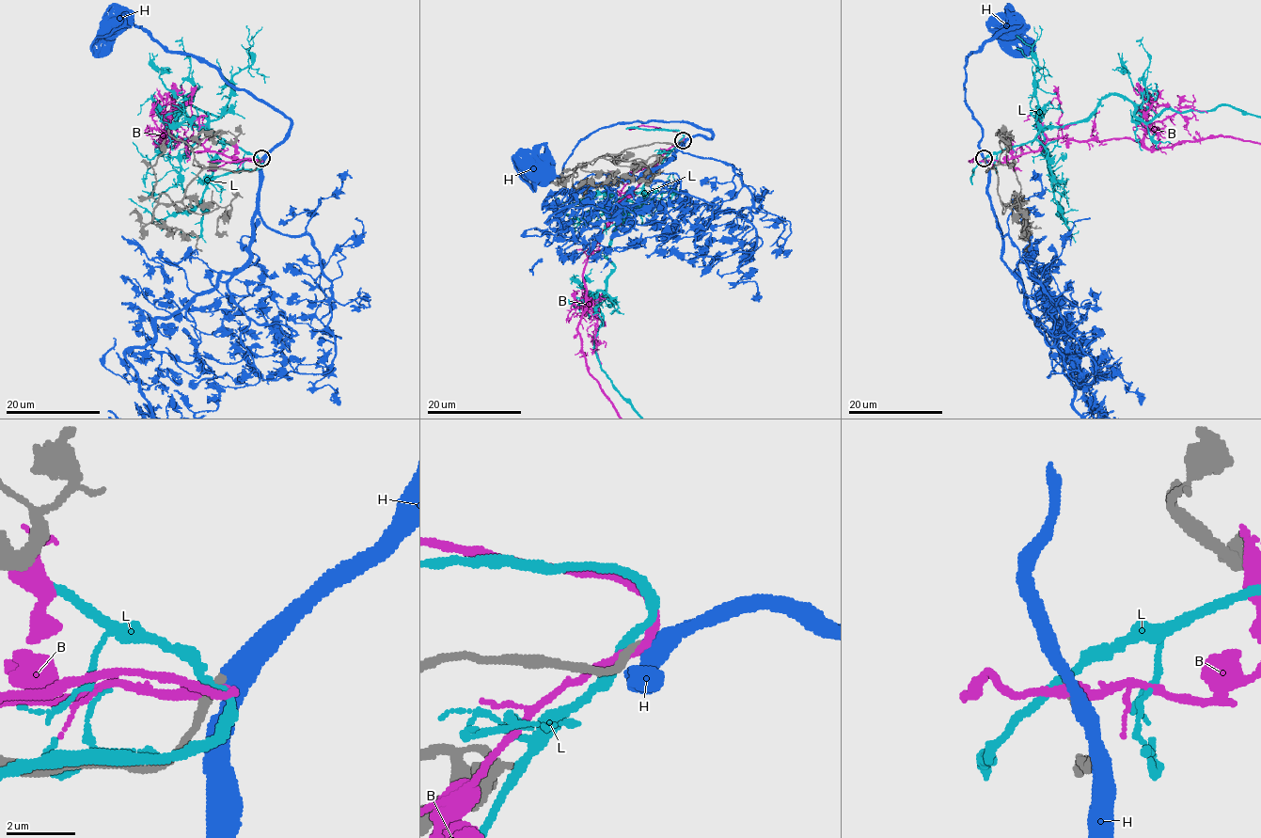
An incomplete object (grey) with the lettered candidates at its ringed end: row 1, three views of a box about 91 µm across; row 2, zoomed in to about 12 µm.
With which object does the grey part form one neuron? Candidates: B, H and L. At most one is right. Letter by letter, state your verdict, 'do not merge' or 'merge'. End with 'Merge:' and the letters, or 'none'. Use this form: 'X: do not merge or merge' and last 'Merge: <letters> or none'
B: do not merge
H: merge
L: do not merge
Merge: H

